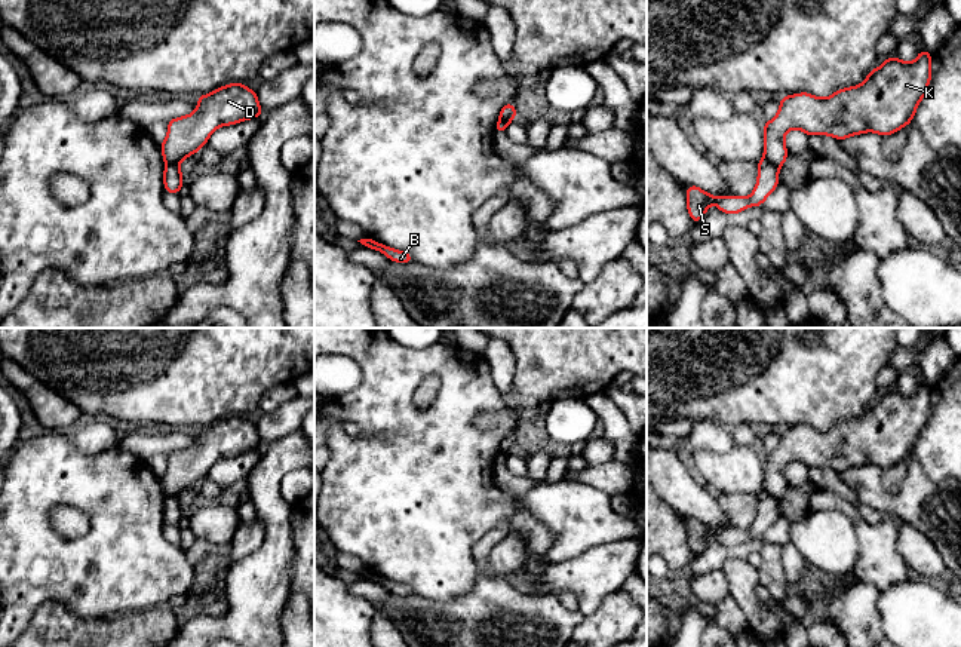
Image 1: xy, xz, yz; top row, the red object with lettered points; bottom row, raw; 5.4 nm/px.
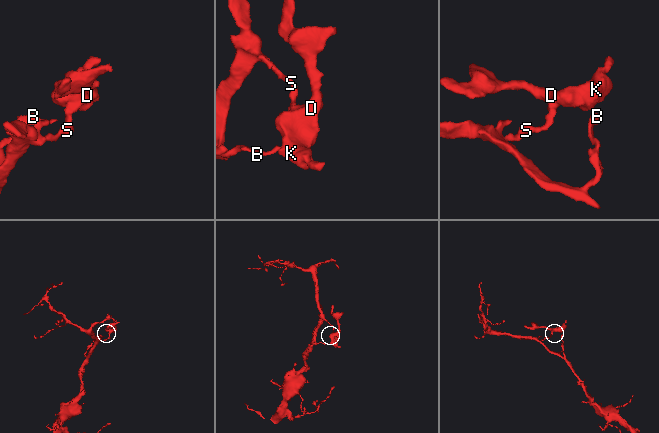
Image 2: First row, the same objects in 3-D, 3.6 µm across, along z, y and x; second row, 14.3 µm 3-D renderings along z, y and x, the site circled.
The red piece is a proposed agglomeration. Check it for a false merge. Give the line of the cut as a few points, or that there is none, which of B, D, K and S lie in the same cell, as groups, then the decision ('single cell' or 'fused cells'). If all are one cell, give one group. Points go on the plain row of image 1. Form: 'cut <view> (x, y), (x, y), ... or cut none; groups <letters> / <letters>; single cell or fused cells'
cut yz (764, 488), (777, 500); groups B S / D K; fused cells

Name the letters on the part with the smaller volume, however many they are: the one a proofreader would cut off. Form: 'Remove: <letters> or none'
Remove: D, K

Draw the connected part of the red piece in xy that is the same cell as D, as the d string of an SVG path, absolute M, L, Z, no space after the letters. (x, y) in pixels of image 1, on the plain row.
M243 416L218 420L197 433L191 447L168 454L168 469L160 476L166 497L199 485L217 460L262 448L257 424Z

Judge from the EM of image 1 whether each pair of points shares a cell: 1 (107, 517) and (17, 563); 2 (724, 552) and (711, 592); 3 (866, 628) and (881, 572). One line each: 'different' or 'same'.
1: same
2: different
3: different

